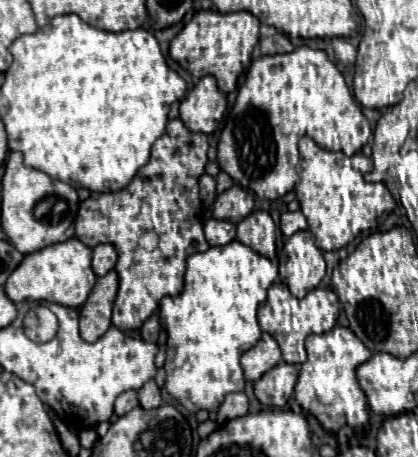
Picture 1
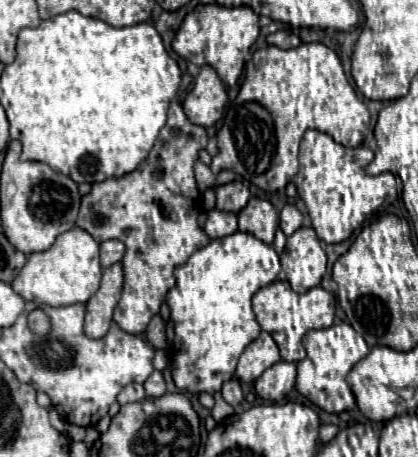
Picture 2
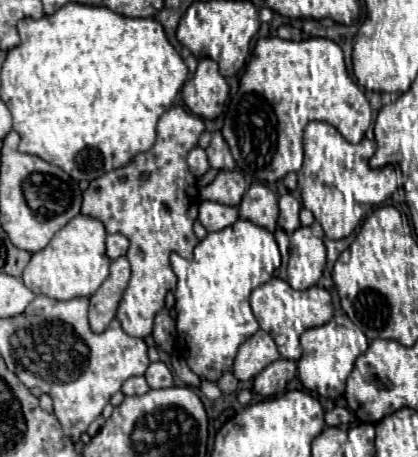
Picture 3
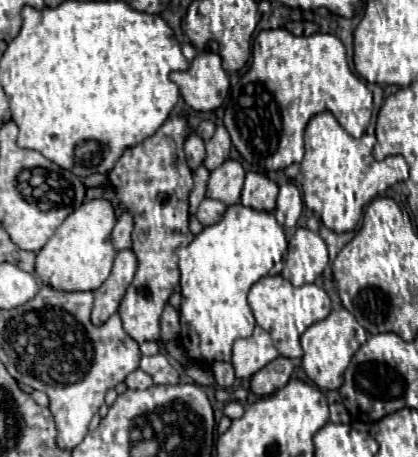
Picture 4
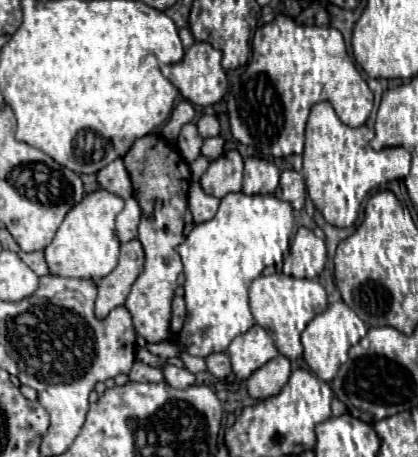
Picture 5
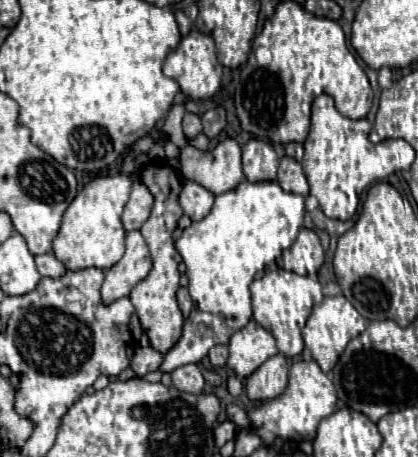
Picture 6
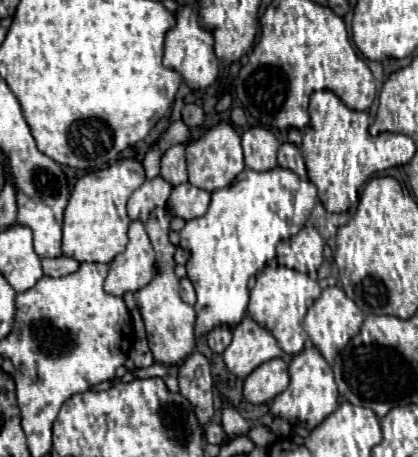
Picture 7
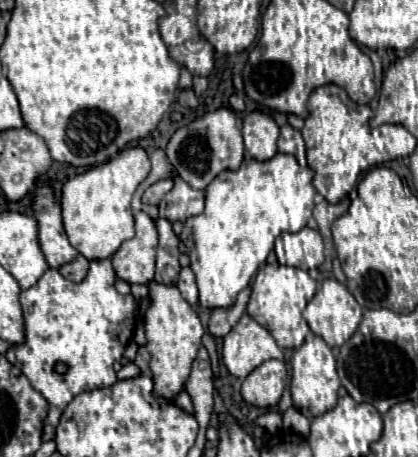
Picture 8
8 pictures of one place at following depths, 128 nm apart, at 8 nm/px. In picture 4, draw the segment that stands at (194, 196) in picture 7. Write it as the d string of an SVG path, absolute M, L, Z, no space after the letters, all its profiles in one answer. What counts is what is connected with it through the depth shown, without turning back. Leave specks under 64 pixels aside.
M204 198L198 206L198 212L196 212L196 218L200 220L202 226L208 226L208 224L216 224L216 220L220 220L220 216L224 214L224 208L226 204L220 202L220 200L212 200L212 198Z

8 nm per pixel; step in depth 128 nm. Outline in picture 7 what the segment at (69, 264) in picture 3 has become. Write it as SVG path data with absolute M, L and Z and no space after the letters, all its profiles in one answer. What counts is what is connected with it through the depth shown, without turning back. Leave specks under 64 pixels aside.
M136 158L116 160L108 168L78 178L64 212L64 254L78 262L112 262L128 244L130 218L126 214L126 202L132 192L144 184L144 180L146 174L142 162Z

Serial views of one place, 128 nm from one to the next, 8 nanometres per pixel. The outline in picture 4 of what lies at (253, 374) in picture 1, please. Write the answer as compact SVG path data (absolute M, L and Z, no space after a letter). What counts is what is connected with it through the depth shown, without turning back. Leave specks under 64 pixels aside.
M260 326L254 328L252 336L240 338L232 346L232 366L236 370L236 378L250 378L268 362L278 358L278 350L266 330Z

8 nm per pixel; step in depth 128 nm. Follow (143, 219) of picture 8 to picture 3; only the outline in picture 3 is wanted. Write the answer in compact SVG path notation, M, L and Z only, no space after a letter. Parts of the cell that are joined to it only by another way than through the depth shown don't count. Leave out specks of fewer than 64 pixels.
M126 256L112 260L110 274L104 284L90 296L90 328L92 332L104 332L110 320L116 316L118 302L130 280L130 264Z

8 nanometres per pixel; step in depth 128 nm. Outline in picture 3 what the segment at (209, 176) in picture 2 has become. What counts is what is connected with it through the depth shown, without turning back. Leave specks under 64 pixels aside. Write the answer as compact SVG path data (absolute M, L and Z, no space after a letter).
M194 146L194 148L188 152L188 166L190 166L190 172L192 172L196 178L200 178L200 176L210 168L204 148Z

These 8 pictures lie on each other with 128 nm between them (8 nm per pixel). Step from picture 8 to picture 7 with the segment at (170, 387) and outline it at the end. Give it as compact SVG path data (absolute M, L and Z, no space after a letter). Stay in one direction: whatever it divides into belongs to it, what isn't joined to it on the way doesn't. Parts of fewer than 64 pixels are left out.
M156 208L146 222L146 232L150 236L154 250L156 250L156 260L160 264L160 270L156 272L156 276L152 278L152 282L148 286L144 286L142 290L136 292L136 304L144 318L146 336L148 336L152 354L154 354L154 362L166 364L166 366L180 366L196 350L198 336L194 334L196 312L192 306L182 302L182 298L178 294L180 280L174 274L174 258L172 258L174 246L168 240L170 220L172 220L172 216L168 216L166 208Z

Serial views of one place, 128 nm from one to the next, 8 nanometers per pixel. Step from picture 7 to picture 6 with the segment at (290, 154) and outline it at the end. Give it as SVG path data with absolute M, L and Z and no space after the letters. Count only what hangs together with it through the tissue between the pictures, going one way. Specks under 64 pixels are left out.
M284 156L278 166L278 180L284 184L284 188L288 188L288 192L300 192L302 196L308 196L308 182L298 160Z

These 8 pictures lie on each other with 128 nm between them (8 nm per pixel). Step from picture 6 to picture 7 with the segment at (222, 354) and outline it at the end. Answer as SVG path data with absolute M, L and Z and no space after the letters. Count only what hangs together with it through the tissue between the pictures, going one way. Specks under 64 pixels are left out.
M216 326L208 332L208 346L212 348L212 352L222 354L224 348L230 344L232 340L232 328L230 326Z

